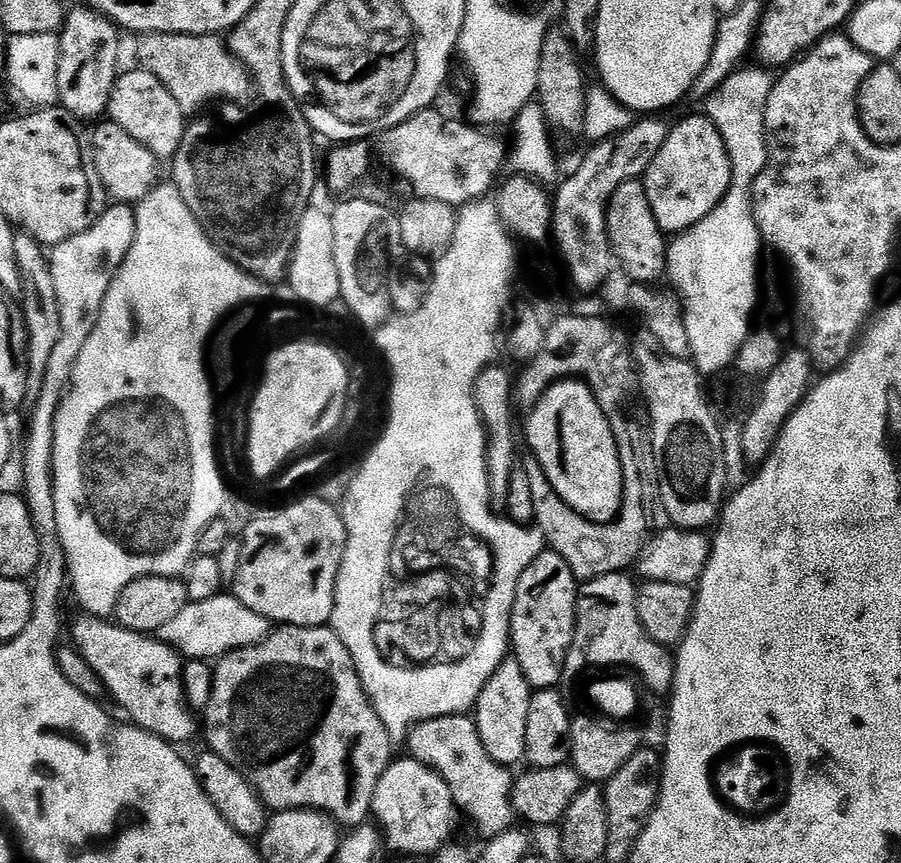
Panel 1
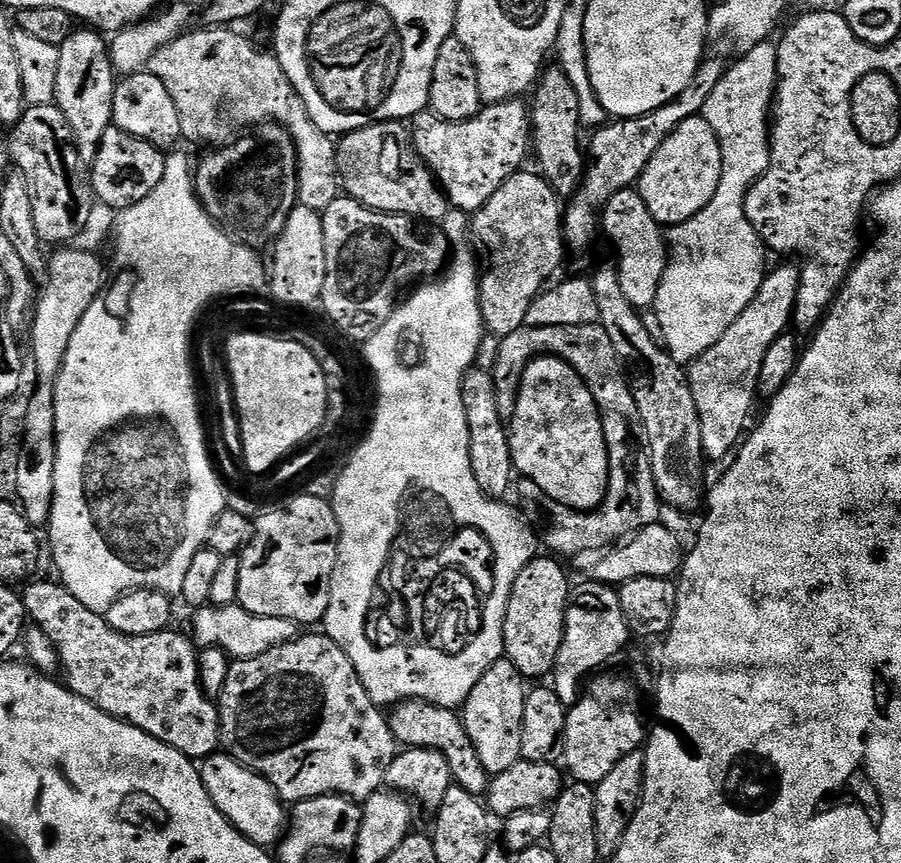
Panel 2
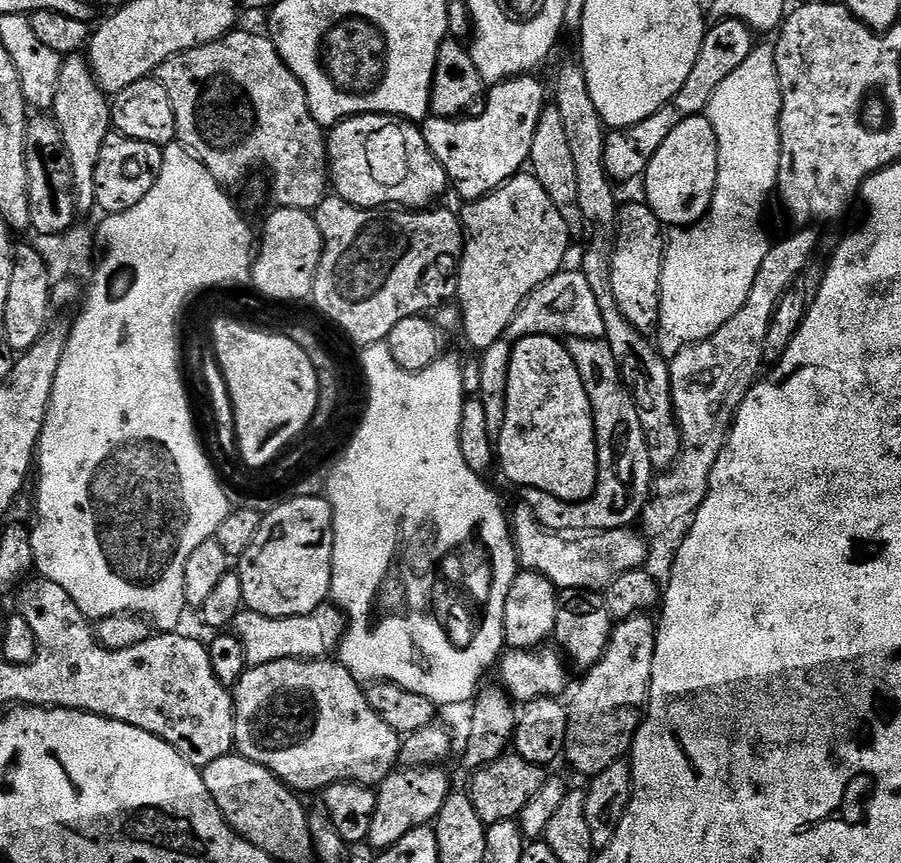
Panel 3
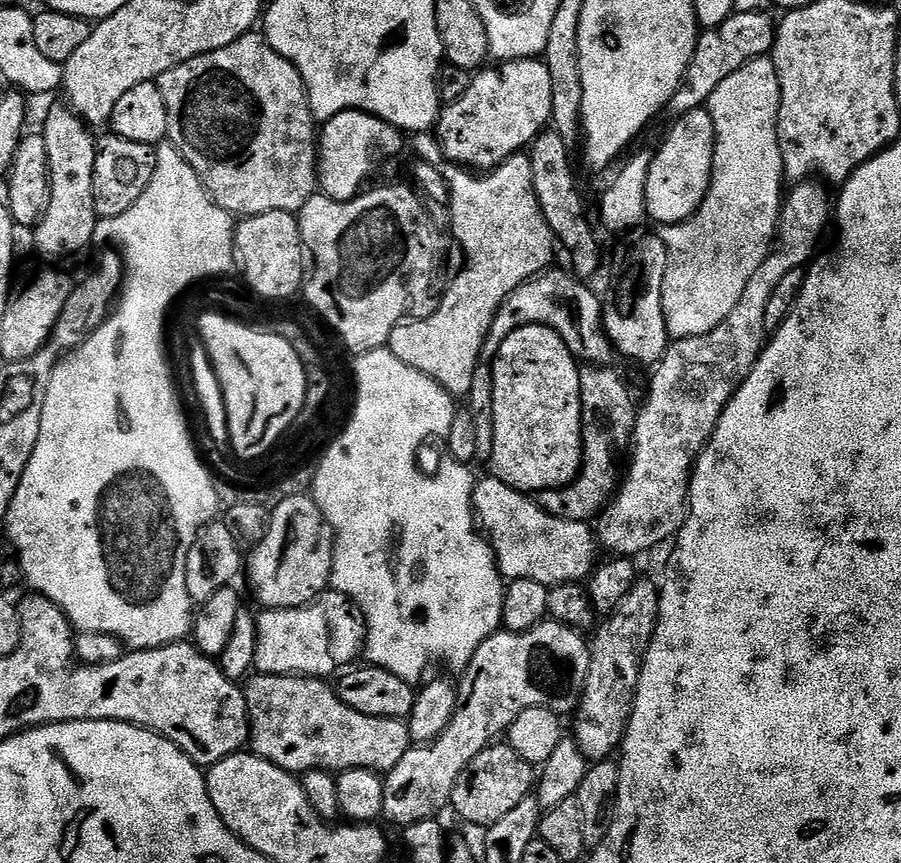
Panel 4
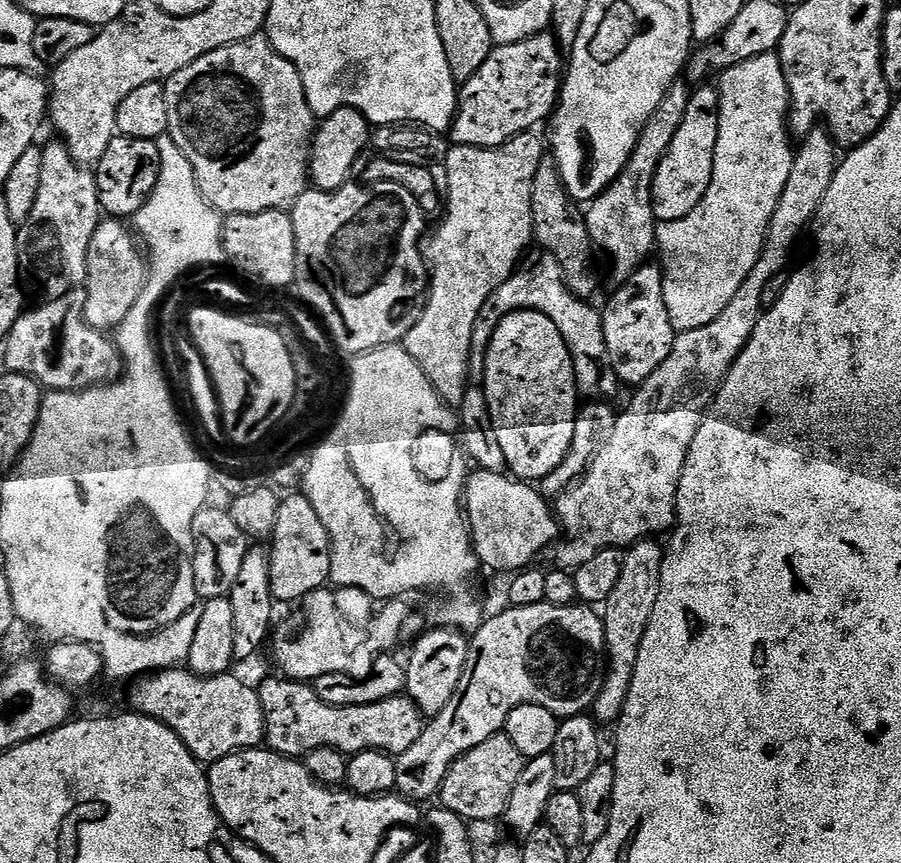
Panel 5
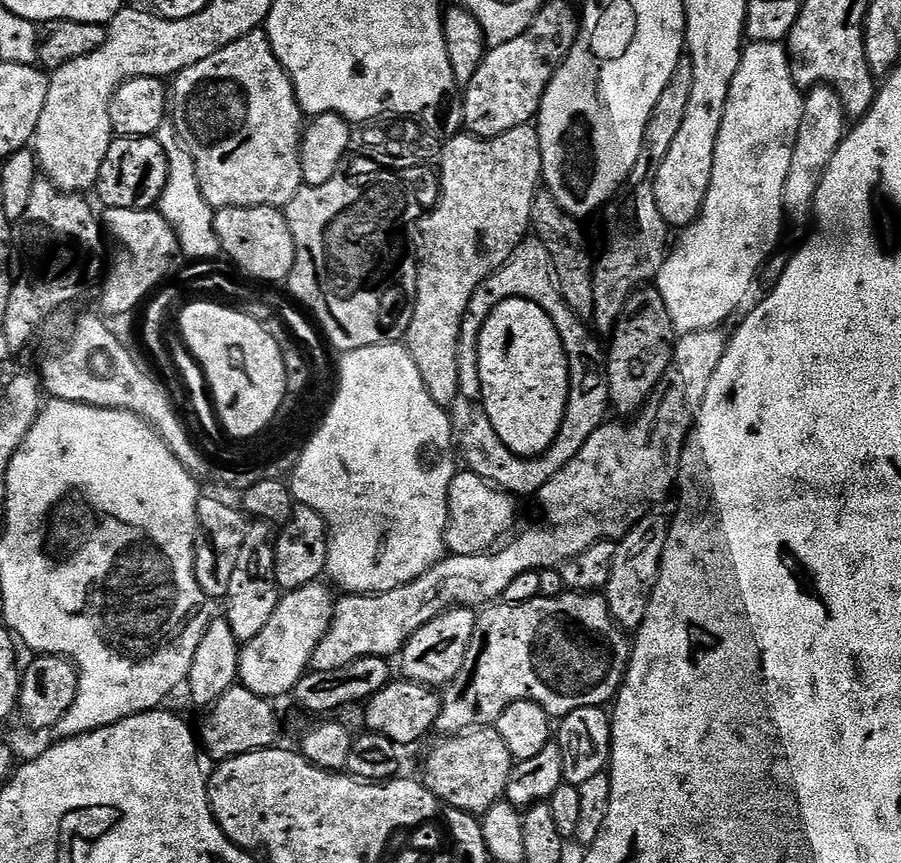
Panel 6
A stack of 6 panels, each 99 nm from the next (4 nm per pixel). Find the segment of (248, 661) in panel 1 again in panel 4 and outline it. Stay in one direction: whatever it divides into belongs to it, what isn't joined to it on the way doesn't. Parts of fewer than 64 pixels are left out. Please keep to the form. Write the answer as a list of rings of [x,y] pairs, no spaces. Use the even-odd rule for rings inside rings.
[[[253,675],[243,685],[248,707],[248,739],[251,751],[293,774],[303,774],[319,768],[327,768],[333,774],[349,772],[355,768],[387,774],[391,768],[398,766],[398,762],[402,762],[402,754],[413,747],[407,723],[394,718],[374,718],[358,714],[358,710],[346,706],[346,702],[340,700],[337,689],[328,684],[331,683],[327,679],[314,676]]]

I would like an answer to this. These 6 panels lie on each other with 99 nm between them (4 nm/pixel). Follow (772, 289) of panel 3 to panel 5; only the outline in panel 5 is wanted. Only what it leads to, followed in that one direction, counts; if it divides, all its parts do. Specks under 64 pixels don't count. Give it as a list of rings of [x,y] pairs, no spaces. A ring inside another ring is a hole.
[[[823,126],[813,128],[812,133],[799,141],[790,166],[790,178],[786,178],[786,190],[782,190],[782,198],[778,198],[774,218],[768,227],[768,241],[764,244],[760,261],[754,266],[754,270],[750,270],[746,282],[742,282],[742,290],[734,294],[730,306],[726,306],[726,310],[722,310],[722,314],[718,314],[714,322],[677,335],[670,350],[670,358],[666,358],[666,362],[662,362],[662,366],[658,366],[658,370],[654,370],[654,374],[650,374],[650,378],[646,378],[646,382],[633,391],[636,393],[633,394],[628,409],[617,415],[615,428],[607,433],[606,439],[596,451],[596,457],[588,463],[584,475],[574,481],[562,495],[555,497],[557,521],[563,535],[572,539],[561,539],[555,545],[557,569],[575,570],[590,562],[590,558],[594,558],[594,554],[602,550],[627,549],[639,540],[659,537],[659,532],[667,533],[675,525],[678,482],[682,478],[686,454],[690,454],[690,442],[694,442],[694,434],[698,434],[698,426],[704,421],[705,412],[711,408],[716,391],[734,366],[738,354],[742,354],[742,350],[750,342],[754,326],[758,326],[762,315],[762,290],[766,290],[766,285],[770,283],[770,278],[774,278],[774,274],[789,267],[787,264],[796,252],[796,243],[799,242],[804,227],[815,221],[822,198],[826,198],[826,190],[830,190],[830,182],[836,173],[836,152],[838,153],[838,145]]]

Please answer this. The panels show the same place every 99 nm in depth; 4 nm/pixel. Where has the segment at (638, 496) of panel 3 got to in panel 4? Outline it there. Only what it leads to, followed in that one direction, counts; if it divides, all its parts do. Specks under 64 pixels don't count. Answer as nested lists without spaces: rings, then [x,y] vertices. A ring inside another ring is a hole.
[[[612,366],[581,367],[580,401],[584,461],[580,473],[566,487],[548,488],[538,496],[542,510],[546,510],[546,514],[554,514],[554,518],[591,521],[608,507],[619,489],[622,461],[632,447],[638,404],[637,401],[632,401],[632,392],[628,389],[627,382],[614,369]]]

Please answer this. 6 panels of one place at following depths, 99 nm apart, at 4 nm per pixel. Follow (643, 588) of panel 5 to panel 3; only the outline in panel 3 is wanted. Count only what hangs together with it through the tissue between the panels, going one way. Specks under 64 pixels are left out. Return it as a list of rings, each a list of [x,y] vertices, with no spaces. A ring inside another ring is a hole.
[[[648,614],[619,621],[612,629],[600,661],[581,675],[584,677],[576,689],[571,689],[572,701],[566,704],[568,725],[563,759],[585,778],[602,774],[602,770],[631,753],[654,674],[656,626],[657,621]]]

